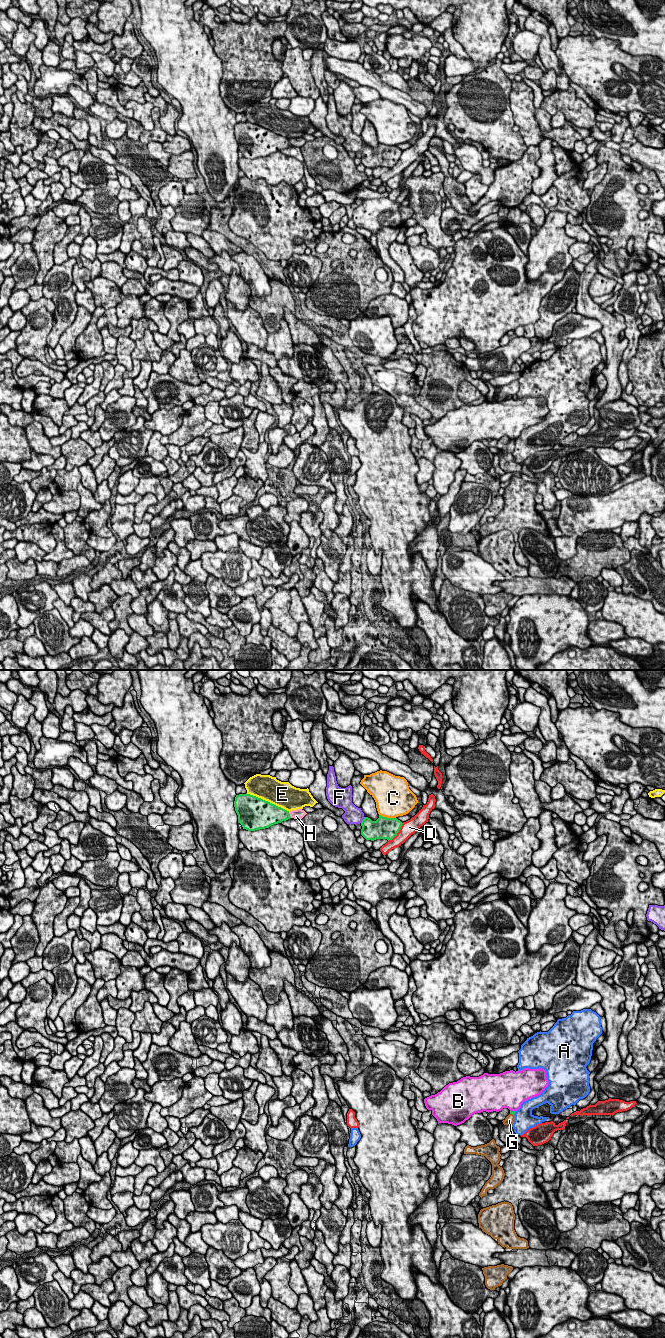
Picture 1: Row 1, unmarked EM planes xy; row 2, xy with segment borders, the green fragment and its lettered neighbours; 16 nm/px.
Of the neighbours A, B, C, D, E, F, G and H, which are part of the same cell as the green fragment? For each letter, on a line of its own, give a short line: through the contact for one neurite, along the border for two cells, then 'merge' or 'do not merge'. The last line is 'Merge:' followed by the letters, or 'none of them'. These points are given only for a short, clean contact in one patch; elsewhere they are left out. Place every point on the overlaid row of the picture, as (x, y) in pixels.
A: xy (515, 1111), (513, 1114) | do not merge
B: do not merge
C: do not merge
D: do not merge
E: do not merge
F: do not merge
G: xy (512, 1112), (512, 1113), (509, 1120) | merge
H: do not merge
Merge: G

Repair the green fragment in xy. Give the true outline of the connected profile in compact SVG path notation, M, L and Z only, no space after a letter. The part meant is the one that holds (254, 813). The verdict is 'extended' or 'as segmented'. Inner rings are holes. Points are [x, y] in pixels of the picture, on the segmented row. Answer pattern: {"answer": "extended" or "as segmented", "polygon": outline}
{"answer": "as segmented", "polygon": "M247 793L236 795L234 807L238 823L248 831L269 828L291 818L289 811Z"}

